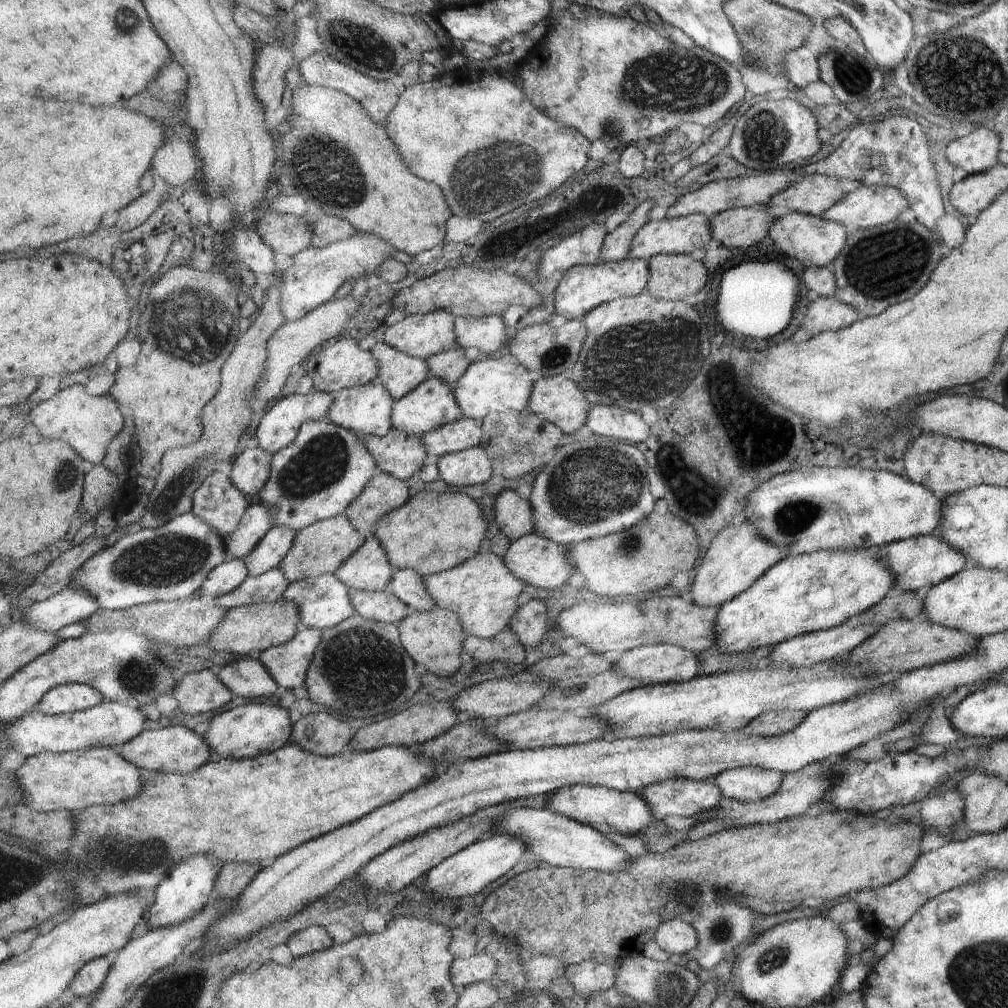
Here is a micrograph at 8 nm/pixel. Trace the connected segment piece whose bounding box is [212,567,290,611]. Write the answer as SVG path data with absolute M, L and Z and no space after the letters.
M277 567L261 576L248 577L239 588L225 596L214 598L212 602L226 611L260 602L274 603L283 598L289 585L284 570Z

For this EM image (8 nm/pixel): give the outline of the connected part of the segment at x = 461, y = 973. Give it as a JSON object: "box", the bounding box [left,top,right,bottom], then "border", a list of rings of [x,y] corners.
{"box":[451,951,500,990],"border":[[[481,951],[477,955],[466,959],[456,959],[452,964],[451,976],[457,990],[475,983],[489,982],[490,978],[499,975],[500,968],[497,960]]]}

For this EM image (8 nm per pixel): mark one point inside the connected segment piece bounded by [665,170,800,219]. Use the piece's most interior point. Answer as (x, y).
(712, 198)

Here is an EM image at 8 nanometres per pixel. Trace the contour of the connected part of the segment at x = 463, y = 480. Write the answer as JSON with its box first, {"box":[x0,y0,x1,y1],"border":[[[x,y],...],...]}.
{"box":[437,445,494,490],"border":[[[483,445],[443,455],[437,466],[442,480],[459,490],[485,484],[494,475],[492,462]]]}

